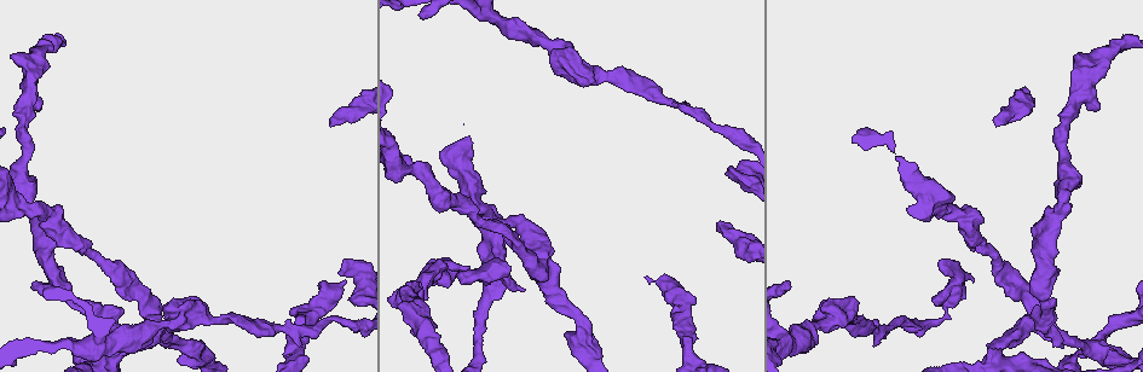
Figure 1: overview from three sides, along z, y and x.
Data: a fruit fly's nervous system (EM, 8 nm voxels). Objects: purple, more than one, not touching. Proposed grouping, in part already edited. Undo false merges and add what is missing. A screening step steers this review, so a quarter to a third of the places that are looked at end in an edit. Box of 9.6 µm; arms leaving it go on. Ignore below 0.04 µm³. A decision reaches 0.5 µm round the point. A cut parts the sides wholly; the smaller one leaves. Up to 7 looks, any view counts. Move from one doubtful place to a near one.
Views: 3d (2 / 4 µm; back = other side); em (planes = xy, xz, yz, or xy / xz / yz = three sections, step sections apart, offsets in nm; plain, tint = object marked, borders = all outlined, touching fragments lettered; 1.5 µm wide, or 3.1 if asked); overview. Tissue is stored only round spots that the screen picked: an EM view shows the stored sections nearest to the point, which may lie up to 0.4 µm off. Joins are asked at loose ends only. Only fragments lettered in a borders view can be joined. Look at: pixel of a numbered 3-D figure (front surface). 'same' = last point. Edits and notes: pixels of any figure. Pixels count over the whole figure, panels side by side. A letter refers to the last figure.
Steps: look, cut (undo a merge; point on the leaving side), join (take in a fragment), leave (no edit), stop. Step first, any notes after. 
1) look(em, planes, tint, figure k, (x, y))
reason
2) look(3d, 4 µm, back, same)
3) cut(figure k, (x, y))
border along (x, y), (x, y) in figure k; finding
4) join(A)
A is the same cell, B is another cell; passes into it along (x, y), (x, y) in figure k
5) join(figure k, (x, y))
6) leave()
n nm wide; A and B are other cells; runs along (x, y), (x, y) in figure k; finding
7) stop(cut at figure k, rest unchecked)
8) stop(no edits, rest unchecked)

look(3d, 2 µm, figure 1, (996, 125))
an open end

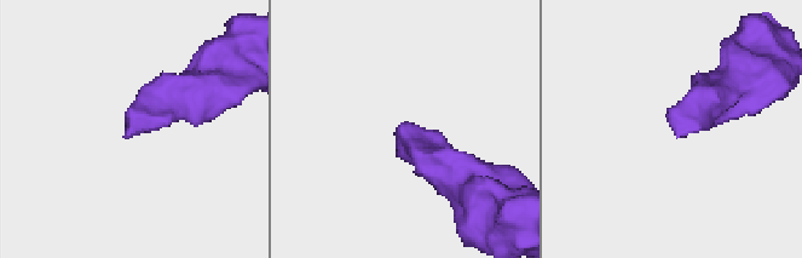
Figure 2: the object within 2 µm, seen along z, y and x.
look(em, planes, borders, figure 2, (681, 136))
need the tissue

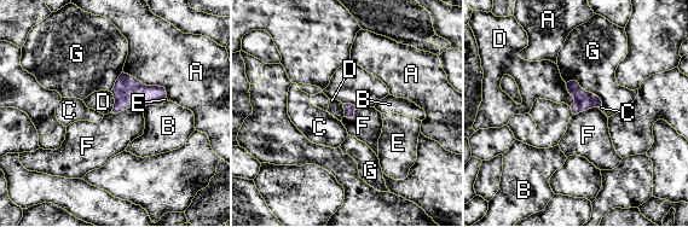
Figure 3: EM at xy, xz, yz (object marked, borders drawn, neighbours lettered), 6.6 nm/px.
leave()
A, B, C, D, E, F and G are other cells; border along (143, 106), (129, 106), (111, 112) in figure 3; no lettered fragment goes on from it

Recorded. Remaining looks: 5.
look(em, planes, borders, figure 1, (940, 265))
branch stops here

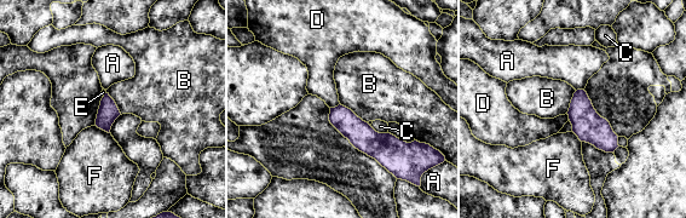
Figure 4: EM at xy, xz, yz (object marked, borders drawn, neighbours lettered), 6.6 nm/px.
leave()
A, B, C, D, E and F are other cells; runs along (333, 110), (369, 142), (404, 149) in figure 4; none of them fits

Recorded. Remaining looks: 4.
look(em, planes, borders, figure 1, (298, 354))
thin neck

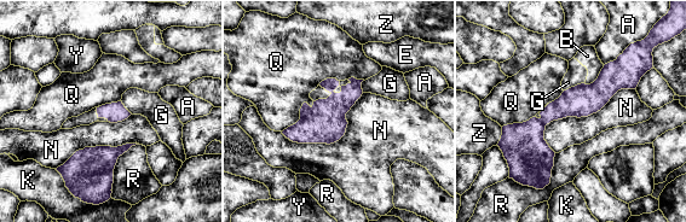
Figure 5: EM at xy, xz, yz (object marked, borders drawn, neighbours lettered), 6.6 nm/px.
leave()
A, B, E, G, K, N, Q, R, Y and Z are other cells; continuous, no second neuron

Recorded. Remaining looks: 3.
stop(no edits, rest unchecked)

